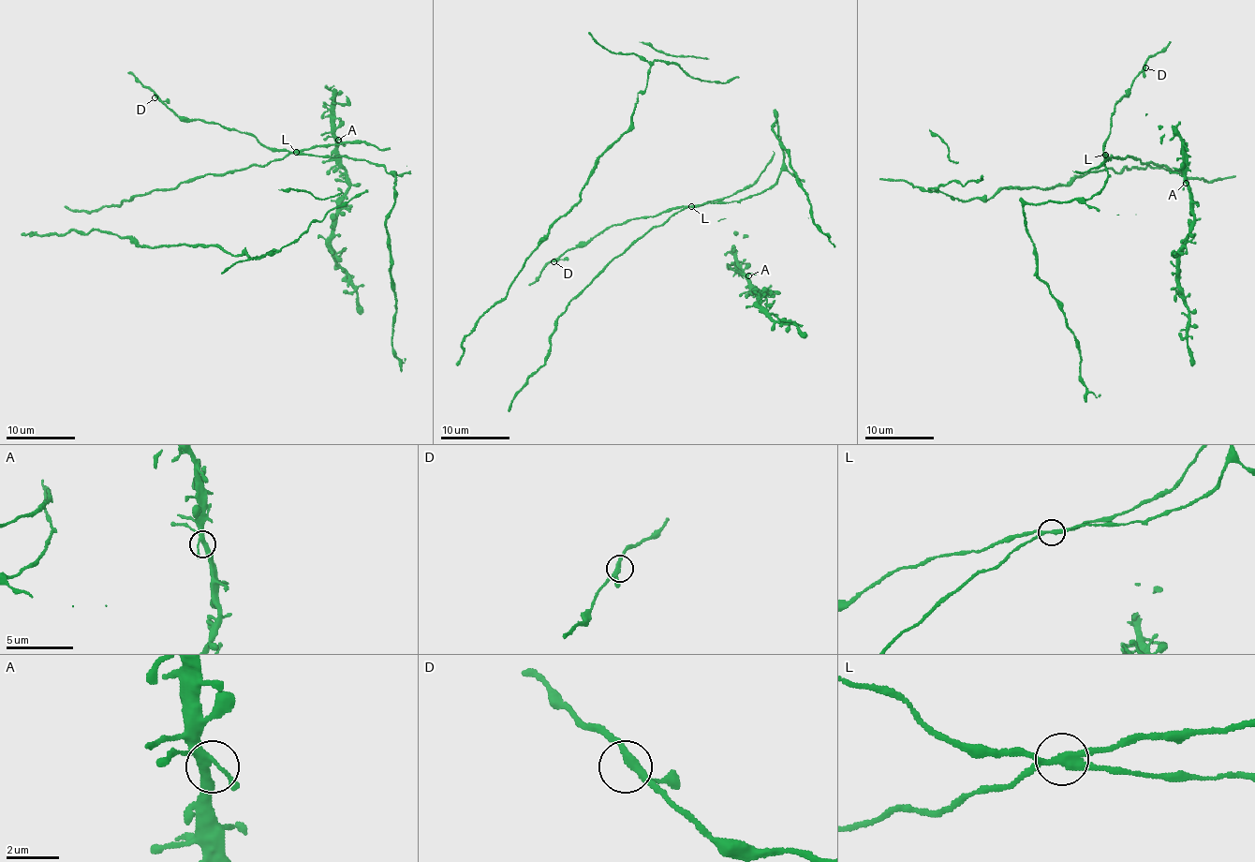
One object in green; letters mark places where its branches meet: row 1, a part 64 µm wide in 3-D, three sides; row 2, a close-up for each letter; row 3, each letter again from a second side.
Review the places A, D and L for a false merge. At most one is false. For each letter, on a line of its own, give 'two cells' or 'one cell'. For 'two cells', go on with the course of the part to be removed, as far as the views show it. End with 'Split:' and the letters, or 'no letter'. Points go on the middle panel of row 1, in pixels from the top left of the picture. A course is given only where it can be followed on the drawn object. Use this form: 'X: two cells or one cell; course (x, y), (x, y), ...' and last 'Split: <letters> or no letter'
A: one cell
D: one cell
L: two cells; course (691, 207), (675, 212), (662, 226), (650, 228), (631, 242), (578, 292), (553, 330), (546, 359), (508, 410)
Split: L

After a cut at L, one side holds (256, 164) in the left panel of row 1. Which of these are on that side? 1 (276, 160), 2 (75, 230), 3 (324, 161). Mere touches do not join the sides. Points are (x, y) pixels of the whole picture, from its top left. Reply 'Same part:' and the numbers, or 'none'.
Same part: 1

